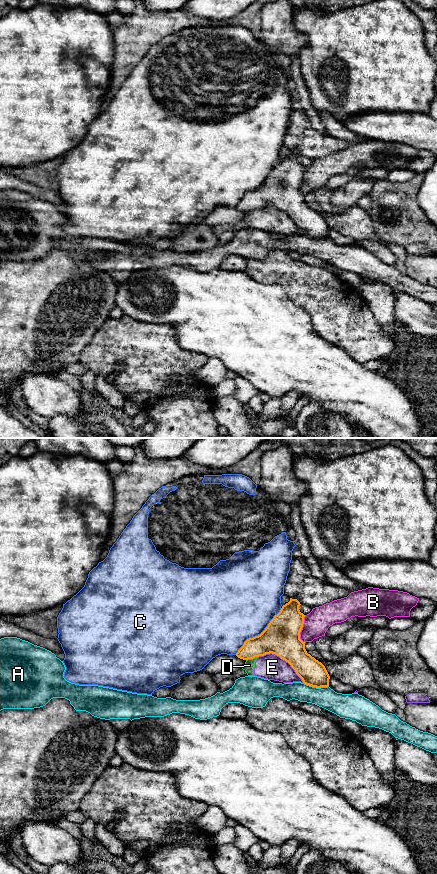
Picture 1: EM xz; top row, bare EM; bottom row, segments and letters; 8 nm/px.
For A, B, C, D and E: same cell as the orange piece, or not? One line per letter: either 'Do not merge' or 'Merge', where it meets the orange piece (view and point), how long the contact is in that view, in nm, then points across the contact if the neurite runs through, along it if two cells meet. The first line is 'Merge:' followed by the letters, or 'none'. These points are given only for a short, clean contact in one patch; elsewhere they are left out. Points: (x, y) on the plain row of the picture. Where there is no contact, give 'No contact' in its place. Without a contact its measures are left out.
Merge: none
A: Do not merge. Touches orange at xz (316, 239). Shared border 220 nm
B: Do not merge. Touches orange at xz (301, 181). Shared border 220 nm
C: Do not merge. Touches orange at xz (258, 187). Shared border 550 nm
D: Do not merge. Touches orange at xz (251, 210). Shared border 100 nm. Boundary: xz (257, 208), (246, 212)
E: Do not merge. Touches orange at xz (283, 211). Shared border 420 nm

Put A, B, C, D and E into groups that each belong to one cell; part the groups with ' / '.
A / B / C / D E

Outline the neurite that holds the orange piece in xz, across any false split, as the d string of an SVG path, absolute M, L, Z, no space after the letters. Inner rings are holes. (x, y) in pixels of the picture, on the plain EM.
M290 150L290 153L282 158L280 164L274 168L260 187L249 190L244 194L236 208L248 212L270 205L275 206L291 217L304 236L316 240L328 239L330 228L325 218L307 205L305 194L300 191L305 169L299 162L300 157L297 151Z

